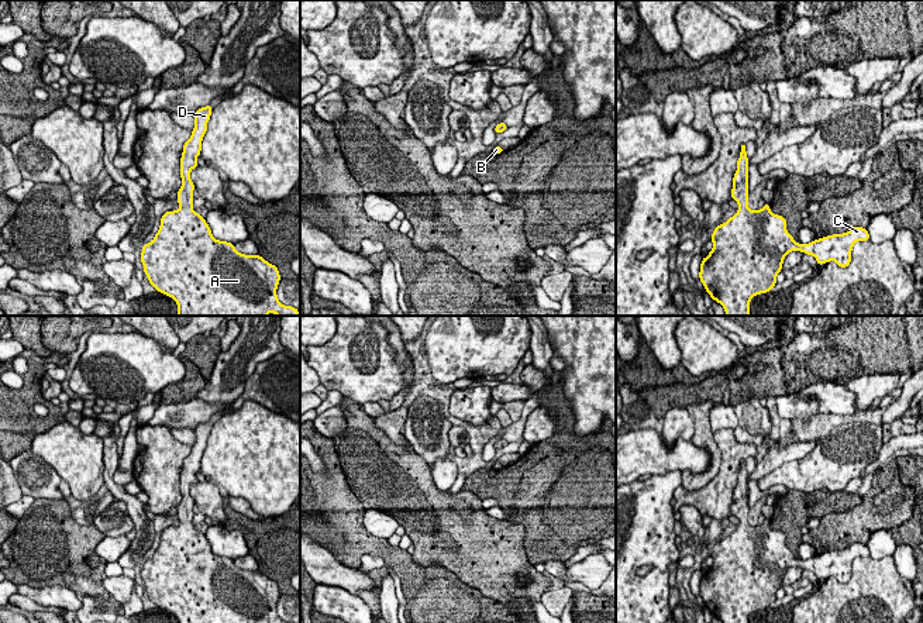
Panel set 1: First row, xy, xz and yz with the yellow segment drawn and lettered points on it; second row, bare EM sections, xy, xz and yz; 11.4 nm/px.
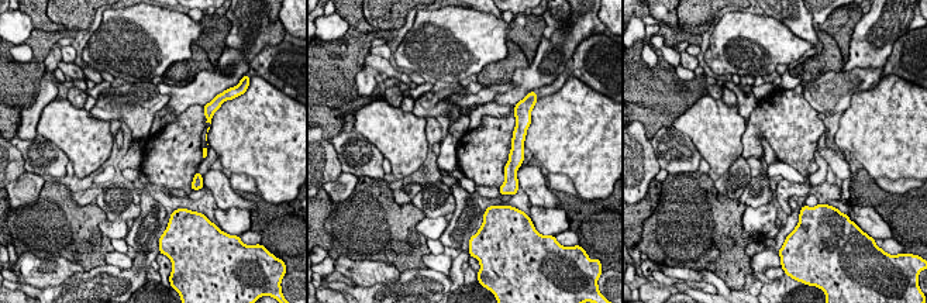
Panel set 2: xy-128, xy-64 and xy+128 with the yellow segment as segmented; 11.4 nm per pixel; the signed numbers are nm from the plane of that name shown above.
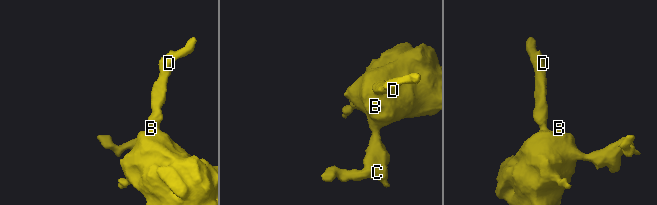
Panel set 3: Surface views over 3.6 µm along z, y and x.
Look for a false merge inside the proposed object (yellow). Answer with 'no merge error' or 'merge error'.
no merge error

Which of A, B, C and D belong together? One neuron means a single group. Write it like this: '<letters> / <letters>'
A B C D

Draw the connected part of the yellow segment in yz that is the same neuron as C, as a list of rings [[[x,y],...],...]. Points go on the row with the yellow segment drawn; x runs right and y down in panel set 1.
[[[741,145],[737,171],[733,178],[734,187],[730,190],[731,199],[738,203],[737,213],[726,223],[717,226],[712,233],[713,249],[700,262],[699,279],[714,302],[719,302],[726,316],[751,316],[750,300],[761,293],[772,290],[776,275],[782,271],[785,257],[791,251],[802,251],[813,255],[817,265],[834,261],[840,268],[847,268],[851,262],[853,245],[857,241],[869,241],[867,228],[854,227],[843,234],[833,234],[809,244],[798,244],[786,230],[786,218],[774,214],[769,203],[761,210],[750,210],[748,203],[748,158],[745,145]]]

